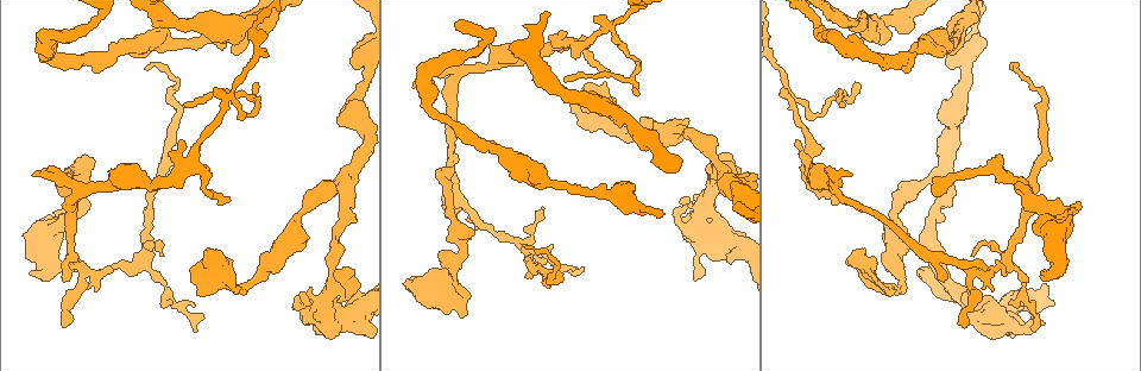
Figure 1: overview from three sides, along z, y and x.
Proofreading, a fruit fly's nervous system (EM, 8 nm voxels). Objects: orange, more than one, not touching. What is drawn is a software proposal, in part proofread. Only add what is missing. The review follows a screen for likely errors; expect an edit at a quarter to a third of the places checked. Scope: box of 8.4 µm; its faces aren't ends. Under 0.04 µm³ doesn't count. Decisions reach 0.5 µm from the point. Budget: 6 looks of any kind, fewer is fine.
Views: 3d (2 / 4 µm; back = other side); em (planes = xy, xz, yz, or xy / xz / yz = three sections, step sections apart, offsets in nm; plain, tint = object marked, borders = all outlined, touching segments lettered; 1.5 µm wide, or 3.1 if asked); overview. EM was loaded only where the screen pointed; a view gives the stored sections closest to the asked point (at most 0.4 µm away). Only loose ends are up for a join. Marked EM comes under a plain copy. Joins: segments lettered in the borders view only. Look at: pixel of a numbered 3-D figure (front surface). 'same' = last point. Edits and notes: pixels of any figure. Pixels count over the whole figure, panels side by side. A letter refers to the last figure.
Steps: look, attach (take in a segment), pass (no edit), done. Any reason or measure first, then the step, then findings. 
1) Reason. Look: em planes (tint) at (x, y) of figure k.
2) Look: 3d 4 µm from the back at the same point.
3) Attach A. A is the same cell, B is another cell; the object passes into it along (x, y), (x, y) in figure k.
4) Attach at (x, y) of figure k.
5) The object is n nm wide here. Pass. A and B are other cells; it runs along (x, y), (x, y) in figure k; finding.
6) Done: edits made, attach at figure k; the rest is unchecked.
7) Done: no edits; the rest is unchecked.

Free end. Look: em xy step 8 (tint) at (1078, 202) of figure 1.

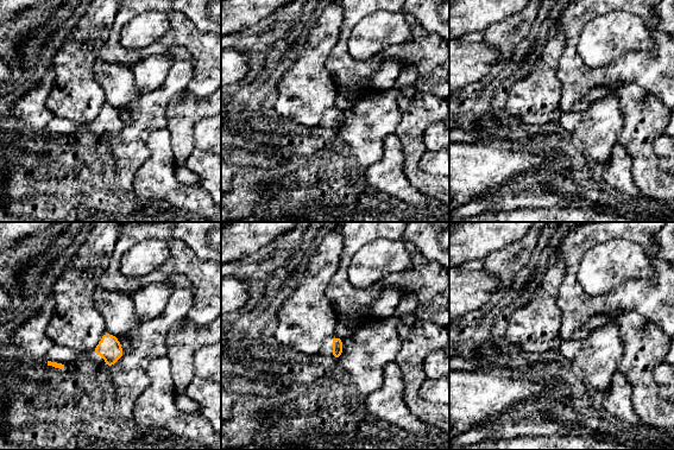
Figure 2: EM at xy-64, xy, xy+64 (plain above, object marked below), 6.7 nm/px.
See the neighbours. Look: em xy step 8 (borders) at the same point.

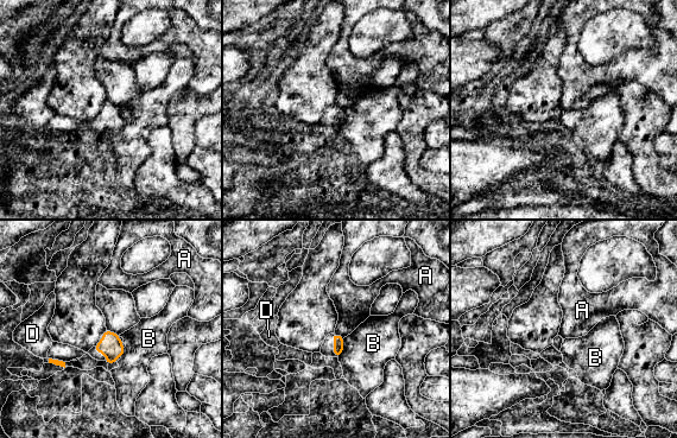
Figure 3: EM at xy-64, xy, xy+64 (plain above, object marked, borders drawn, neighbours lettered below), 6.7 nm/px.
Pass. A, B and D are other cells; a border runs along (335, 331), (343, 337) in figure 3; none of them fits.

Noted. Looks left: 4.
Thin end. Look: em xy step 4 (borders) at (859, 83) of figure 1.

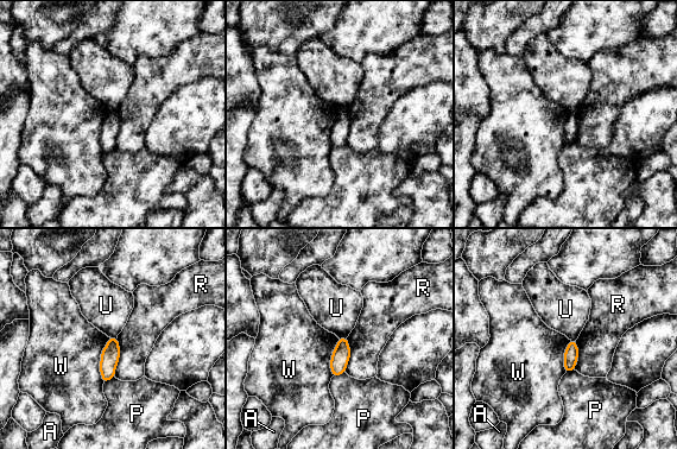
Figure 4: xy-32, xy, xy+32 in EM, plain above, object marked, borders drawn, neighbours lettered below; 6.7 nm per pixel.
Pass. A, P, R, U and W are other cells; a border runs along (109, 337), (100, 361), (102, 383) in figure 4; none of them fits.

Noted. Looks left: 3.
End of a long branch. Look: em xz step 4 (tint) at (70, 189) of figure 1.

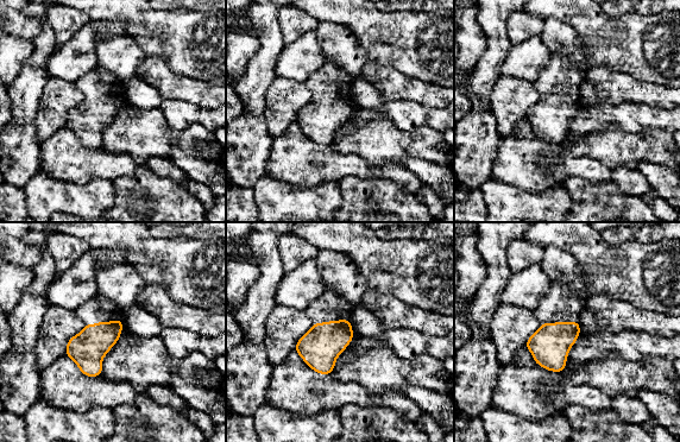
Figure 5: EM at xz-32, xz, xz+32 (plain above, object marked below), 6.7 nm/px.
Another direction. Look: em planes (borders) at the same point.

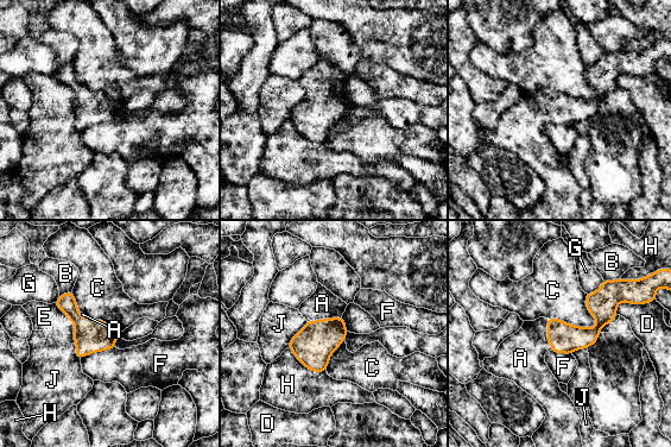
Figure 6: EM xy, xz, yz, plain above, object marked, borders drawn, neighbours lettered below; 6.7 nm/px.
Attach A. A is the same cell, B, C, D, E, F, G, H and J are other cells; the object passes into it along (314, 345), (323, 319), (322, 303) in figure 6; it goes on there.

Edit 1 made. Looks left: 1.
Done: edits made, attach at figure 6; the rest is unchecked.

